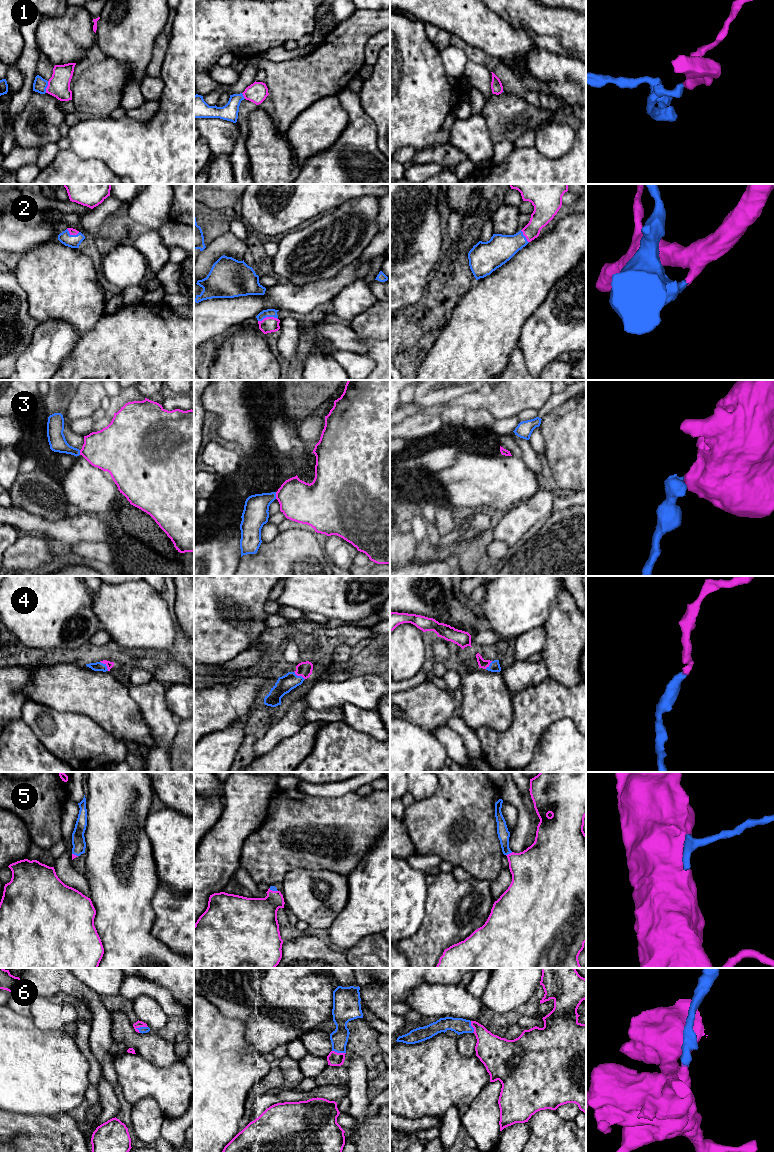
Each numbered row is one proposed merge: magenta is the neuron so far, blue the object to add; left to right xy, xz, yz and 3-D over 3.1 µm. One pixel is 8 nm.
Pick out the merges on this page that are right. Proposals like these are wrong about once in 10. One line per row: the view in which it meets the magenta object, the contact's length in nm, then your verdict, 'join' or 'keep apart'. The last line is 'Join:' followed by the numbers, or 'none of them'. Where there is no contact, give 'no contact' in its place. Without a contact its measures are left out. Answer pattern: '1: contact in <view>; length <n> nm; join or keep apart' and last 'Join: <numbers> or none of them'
1: contact in xy; length 100 nm; join
2: contact in xz; length 160 nm; join
3: contact in xz; length 60 nm; keep apart
4: contact in xy; length 100 nm; join
5: contact in yz; length 60 nm; join
6: contact in xy; length 110 nm; join
Join: 1, 2, 4, 5, 6

